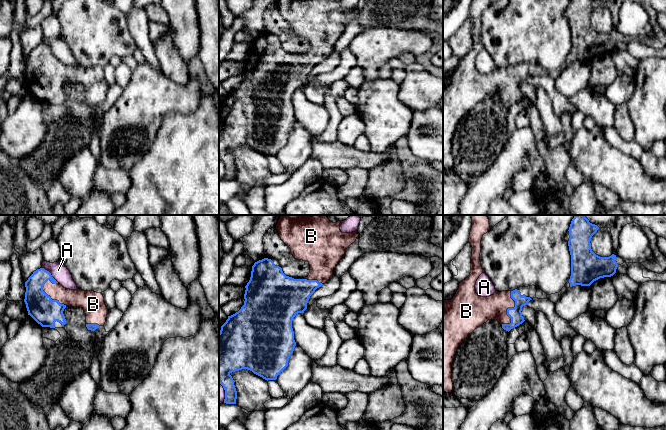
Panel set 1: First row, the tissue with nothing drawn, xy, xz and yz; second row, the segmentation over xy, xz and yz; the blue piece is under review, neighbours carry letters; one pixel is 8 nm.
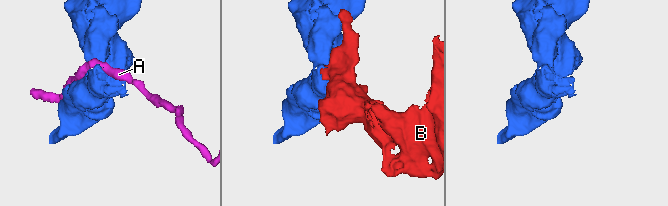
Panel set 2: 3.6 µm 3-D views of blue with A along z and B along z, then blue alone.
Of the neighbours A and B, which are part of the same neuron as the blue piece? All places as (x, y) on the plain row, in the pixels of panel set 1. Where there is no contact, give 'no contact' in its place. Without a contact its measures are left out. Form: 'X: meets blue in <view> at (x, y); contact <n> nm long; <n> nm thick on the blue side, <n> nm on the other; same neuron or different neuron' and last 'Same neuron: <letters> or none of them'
A: meets blue in xy at (50, 50); contact 180 nm long; 190 nm thick on the blue side, 140 nm on the other; different neuron
B: meets blue in yz at (507, 85); contact 280 nm long; 100 nm thick on the blue side, 240 nm on the other; same neuron
Same neuron: B

